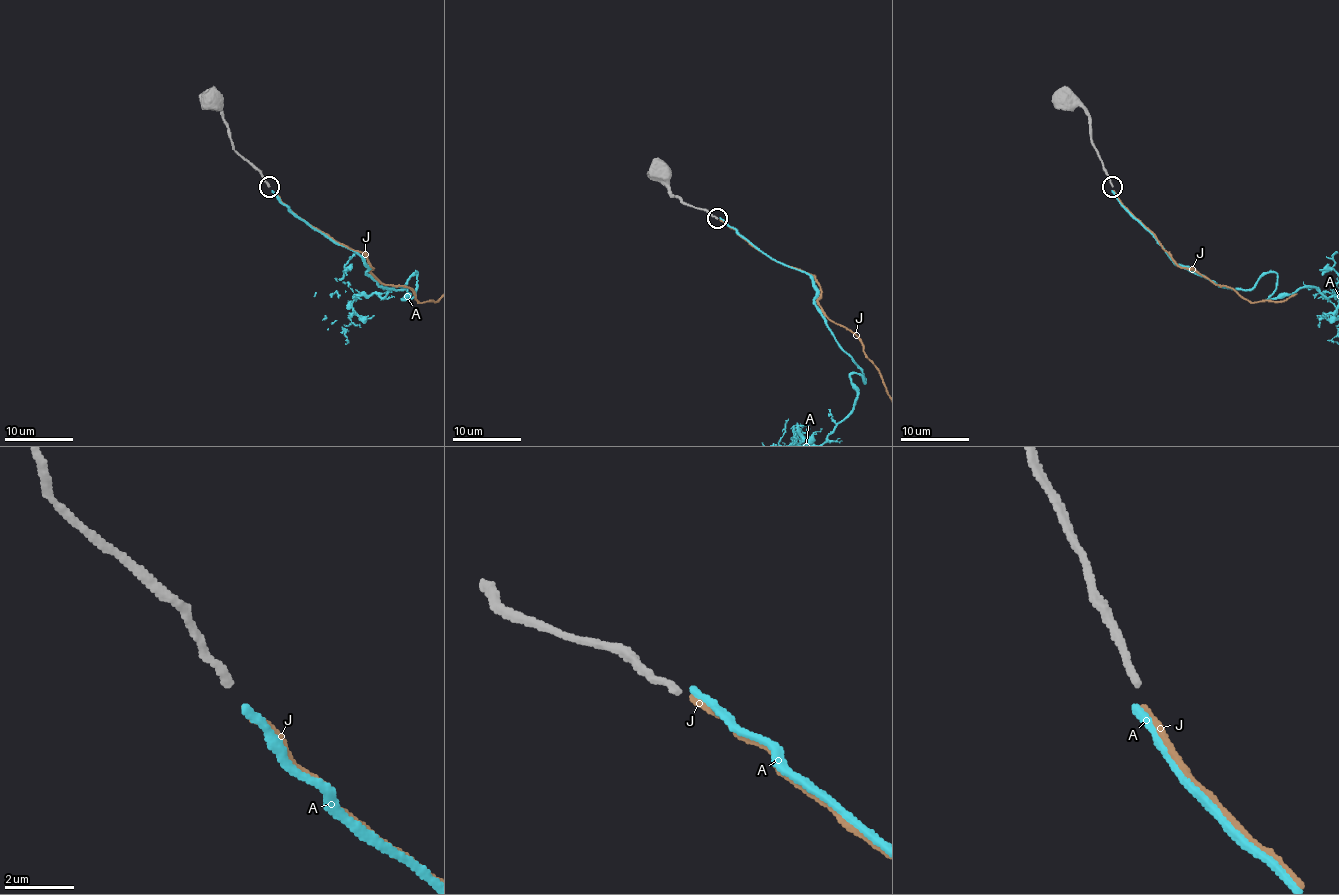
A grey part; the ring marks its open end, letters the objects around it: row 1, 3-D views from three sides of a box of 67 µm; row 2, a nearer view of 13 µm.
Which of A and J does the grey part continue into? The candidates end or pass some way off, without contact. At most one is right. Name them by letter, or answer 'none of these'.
A

